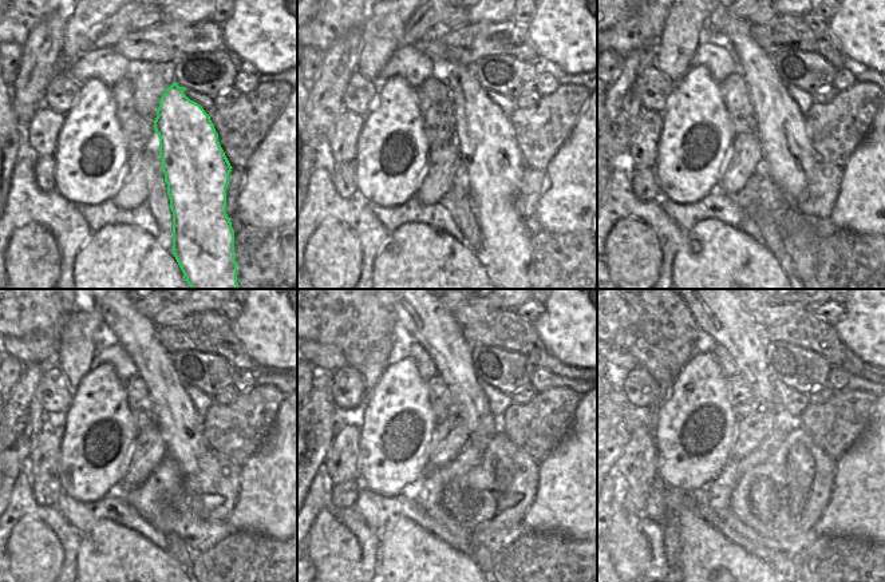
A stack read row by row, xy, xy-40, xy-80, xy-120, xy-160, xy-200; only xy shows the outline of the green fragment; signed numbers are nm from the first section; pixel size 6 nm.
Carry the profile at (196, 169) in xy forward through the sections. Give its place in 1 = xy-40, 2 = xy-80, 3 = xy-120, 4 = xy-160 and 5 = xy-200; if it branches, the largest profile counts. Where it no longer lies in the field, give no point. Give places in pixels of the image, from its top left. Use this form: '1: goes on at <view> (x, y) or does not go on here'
1: goes on at xy-40 (486, 141)
2: goes on at xy-80 (787, 153)
3: goes on at xy-120 (180, 424)
4: goes on at xy-160 (434, 327)
5: goes on at xy-200 (723, 316)

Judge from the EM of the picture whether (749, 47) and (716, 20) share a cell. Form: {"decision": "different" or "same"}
{"decision": "same"}

